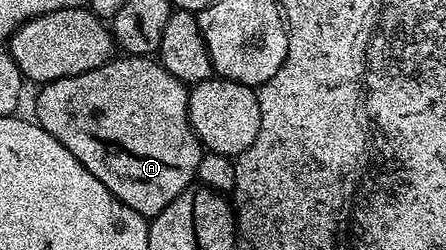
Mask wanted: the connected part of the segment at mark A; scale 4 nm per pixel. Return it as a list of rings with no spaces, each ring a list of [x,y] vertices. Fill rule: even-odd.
[[[128,54],[120,58],[111,59],[95,70],[87,70],[87,74],[59,78],[44,85],[38,91],[41,93],[37,96],[35,120],[47,134],[67,146],[67,150],[71,150],[71,154],[75,154],[119,202],[131,206],[140,216],[152,218],[194,183],[203,145],[189,121],[190,89],[156,59]]]

